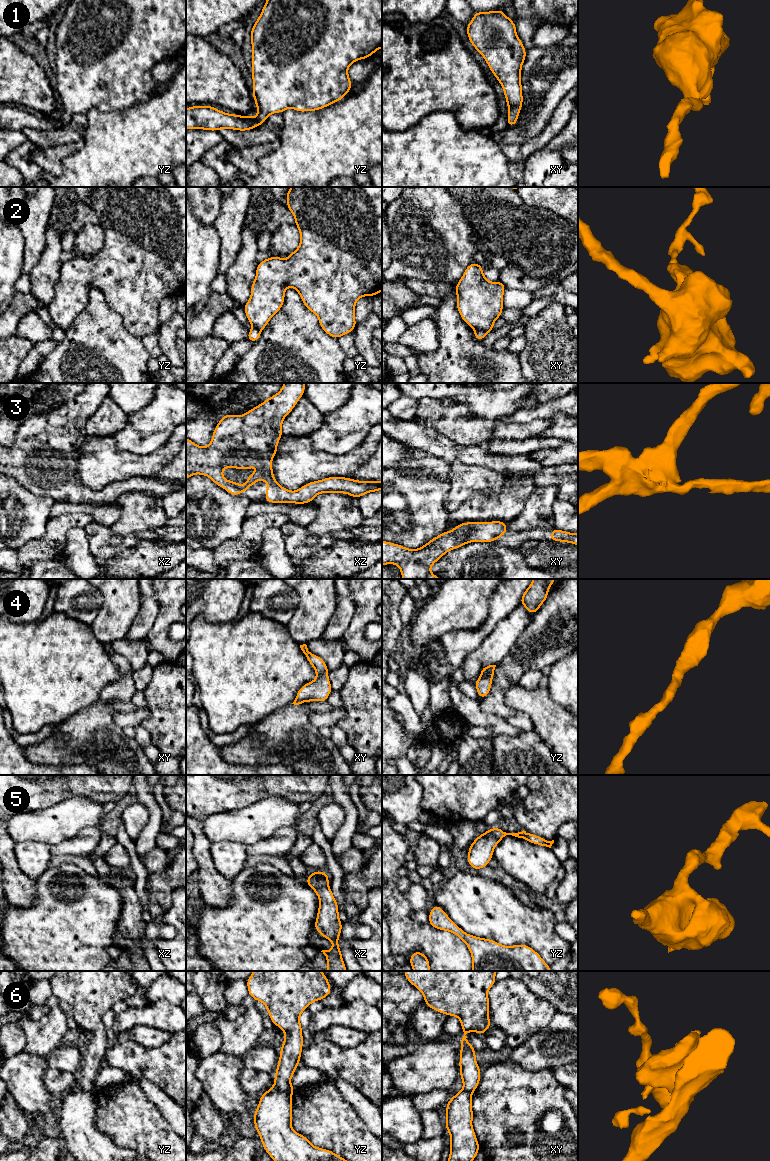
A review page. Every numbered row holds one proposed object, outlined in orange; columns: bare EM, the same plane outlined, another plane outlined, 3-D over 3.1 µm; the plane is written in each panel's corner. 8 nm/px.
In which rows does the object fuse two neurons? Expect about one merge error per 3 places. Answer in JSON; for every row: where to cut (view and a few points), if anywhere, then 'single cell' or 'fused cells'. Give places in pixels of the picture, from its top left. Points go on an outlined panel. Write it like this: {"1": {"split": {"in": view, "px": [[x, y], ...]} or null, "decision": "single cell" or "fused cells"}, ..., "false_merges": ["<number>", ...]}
{"1": {"split": null, "decision": "single cell"}, "2": {"split": {"in": "xy", "px": [[475, 328], [488, 332]]}, "decision": "fused cells"}, "3": {"split": null, "decision": "single cell"}, "4": {"split": null, "decision": "single cell"}, "5": {"split": null, "decision": "single cell"}, "6": {"split": {"in": "yz", "px": [[290, 1085], [282, 1091], [278, 1091], [273, 1086]]}, "decision": "fused cells"}, "false_merges": ["2", "6"]}

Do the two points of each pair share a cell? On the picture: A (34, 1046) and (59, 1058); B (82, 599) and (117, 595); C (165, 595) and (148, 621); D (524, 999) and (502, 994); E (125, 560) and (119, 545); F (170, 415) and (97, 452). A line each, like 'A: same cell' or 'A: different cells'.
A: different cells
B: different cells
C: different cells
D: same cell
E: different cells
F: different cells

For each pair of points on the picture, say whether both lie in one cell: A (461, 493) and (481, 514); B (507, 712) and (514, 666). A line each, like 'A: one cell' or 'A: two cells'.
A: two cells
B: one cell

